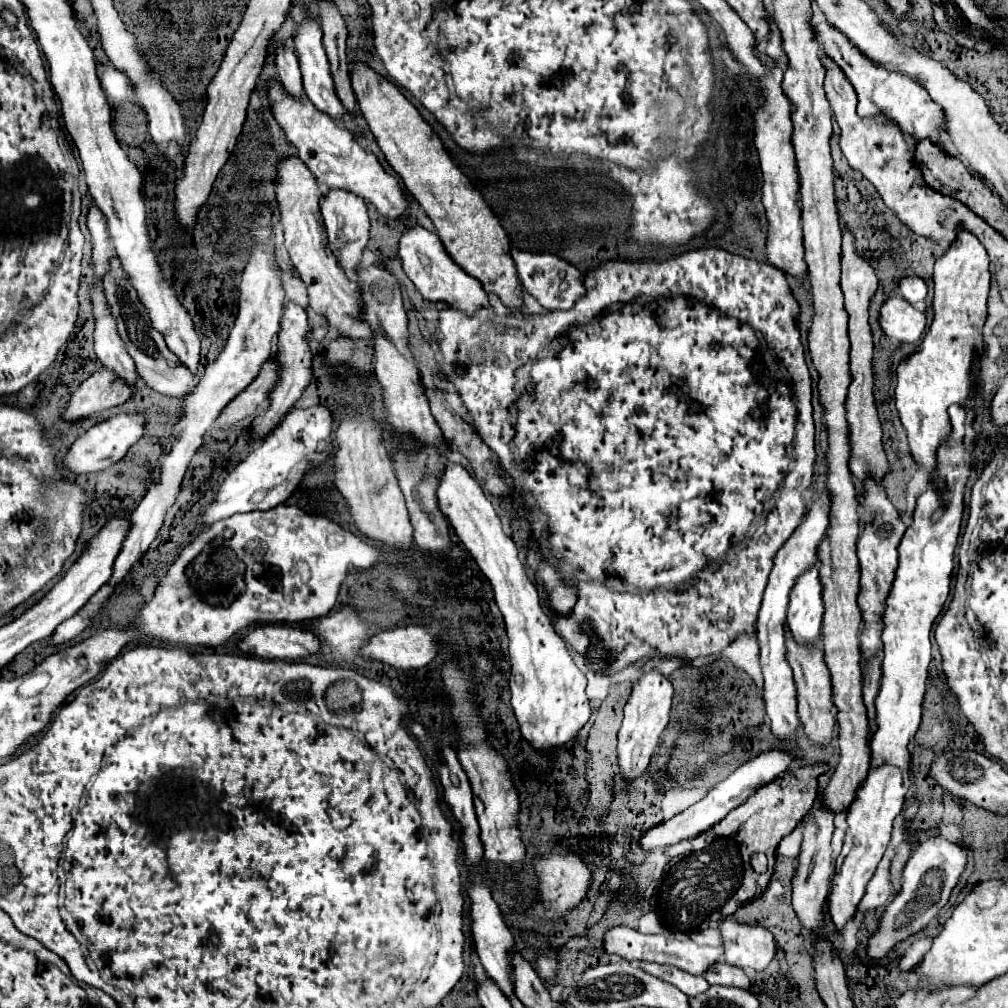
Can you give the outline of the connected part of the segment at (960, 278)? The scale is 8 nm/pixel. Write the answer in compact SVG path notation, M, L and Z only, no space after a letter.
M966 229L958 231L948 251L934 263L934 321L916 353L898 367L896 409L908 433L908 445L916 463L924 465L930 479L936 479L936 449L950 433L948 407L960 403L974 385L970 363L982 351L982 327L988 317L990 259L978 237Z

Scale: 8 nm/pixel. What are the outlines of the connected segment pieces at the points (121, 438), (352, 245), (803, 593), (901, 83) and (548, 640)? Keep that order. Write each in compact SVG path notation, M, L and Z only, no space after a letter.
M128 411L128 413L120 413L114 415L102 423L96 423L94 427L90 427L82 437L76 439L76 443L70 447L68 455L64 457L64 465L70 473L74 475L86 475L86 473L96 473L96 471L104 471L110 465L118 463L126 451L144 435L144 427L148 423L148 417L144 411Z
M332 189L324 203L320 205L324 223L326 223L326 231L328 231L328 241L330 241L330 251L334 251L334 257L338 259L338 265L346 271L346 273L356 273L360 269L362 263L362 251L368 243L368 231L370 231L370 221L368 221L368 213L366 213L366 205L362 199L358 199L356 195L350 195L350 191L342 191L342 189Z
M810 567L796 579L790 591L788 627L794 639L800 643L816 643L822 615L822 583L818 577L818 567Z
M820 23L814 27L814 31L824 51L830 55L830 59L834 59L842 67L842 71L846 71L846 77L854 85L858 93L858 113L862 117L886 111L886 115L890 115L902 127L904 133L910 133L914 141L934 139L934 143L940 143L938 127L942 127L942 111L938 111L938 105L930 99L930 95L926 95L926 91L922 91L922 87L918 87L918 83L914 83L906 75L886 75L886 71L874 67L874 63L864 59L864 55L858 49L854 49L854 45L846 39L846 35L842 35L836 27Z
M446 461L438 481L436 499L458 539L466 545L482 573L492 583L496 605L504 615L510 639L512 707L520 723L520 731L536 751L550 755L552 747L562 747L572 741L590 717L590 705L584 693L586 675L574 661L564 639L556 633L552 619L544 613L540 593L526 575L520 549L504 531L496 507L484 495L478 481L462 465Z

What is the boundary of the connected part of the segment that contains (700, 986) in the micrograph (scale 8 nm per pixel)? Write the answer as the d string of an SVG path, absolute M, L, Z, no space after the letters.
M640 963L640 969L644 969L646 973L676 985L682 993L686 995L700 995L704 993L710 985L706 983L706 979L702 975L690 975L678 967L672 965L658 965L658 963Z

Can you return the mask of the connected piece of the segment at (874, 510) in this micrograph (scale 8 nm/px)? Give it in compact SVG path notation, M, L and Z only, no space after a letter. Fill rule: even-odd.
M870 487L870 491L866 491L866 507L860 507L860 513L864 515L860 539L856 543L856 553L858 553L860 569L862 569L858 605L862 609L862 617L864 617L864 627L860 631L860 649L862 649L864 657L870 659L872 655L882 657L882 641L880 641L882 621L880 619L882 619L884 599L890 593L890 587L894 581L894 571L898 567L898 543L906 531L906 525L900 521L896 509L888 501L882 487ZM866 515L874 515L874 523L870 523L870 519L866 519Z

